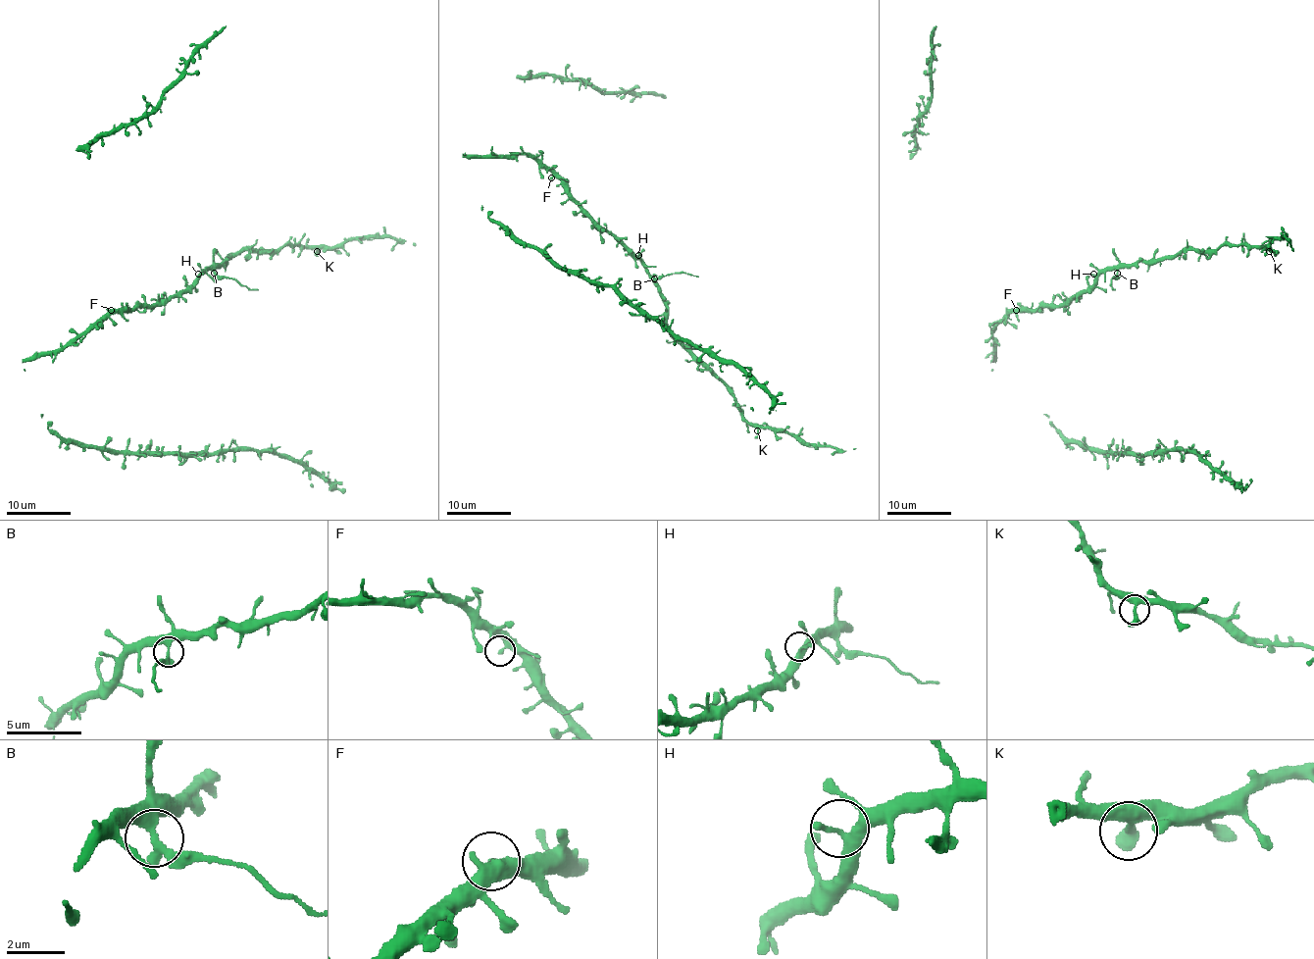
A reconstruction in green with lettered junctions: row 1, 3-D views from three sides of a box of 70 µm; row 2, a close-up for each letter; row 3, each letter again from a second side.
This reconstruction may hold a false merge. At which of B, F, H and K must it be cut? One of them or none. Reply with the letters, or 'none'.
B

